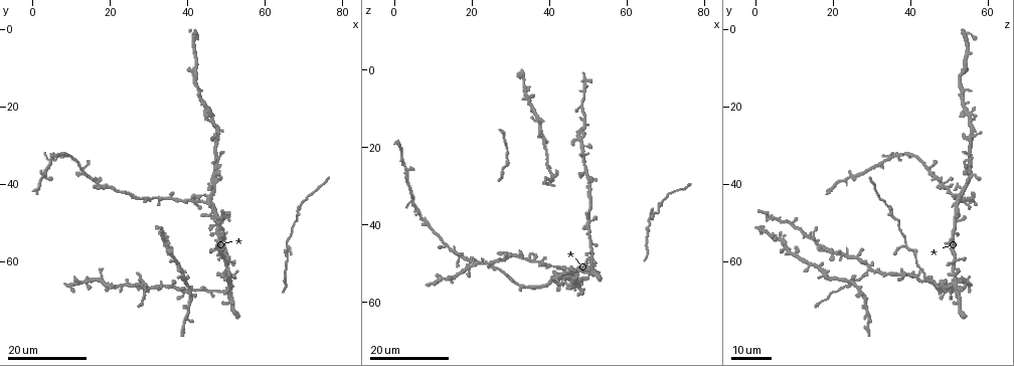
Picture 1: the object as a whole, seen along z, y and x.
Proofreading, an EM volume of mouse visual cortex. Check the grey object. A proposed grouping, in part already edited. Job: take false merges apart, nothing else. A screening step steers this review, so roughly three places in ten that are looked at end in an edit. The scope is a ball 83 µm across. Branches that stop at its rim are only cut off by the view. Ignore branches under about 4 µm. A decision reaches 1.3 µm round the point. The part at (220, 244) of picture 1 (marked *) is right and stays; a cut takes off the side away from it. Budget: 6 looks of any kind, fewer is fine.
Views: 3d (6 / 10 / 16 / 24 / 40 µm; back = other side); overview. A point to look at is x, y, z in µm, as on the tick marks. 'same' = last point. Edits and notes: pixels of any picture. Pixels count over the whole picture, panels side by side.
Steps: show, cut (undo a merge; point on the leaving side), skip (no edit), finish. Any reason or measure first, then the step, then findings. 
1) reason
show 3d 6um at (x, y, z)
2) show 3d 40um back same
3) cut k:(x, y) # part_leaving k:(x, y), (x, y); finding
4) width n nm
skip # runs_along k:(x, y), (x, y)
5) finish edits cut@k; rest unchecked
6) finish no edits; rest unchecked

show 3d 16um at (39.5, 66.0, 25.0)

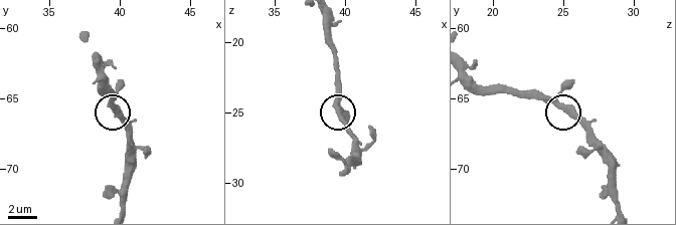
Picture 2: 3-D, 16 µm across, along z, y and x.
zoom in
show 3d 10um at (39.6, 65.6, 24.8)

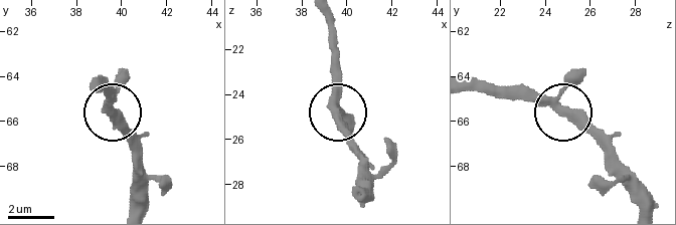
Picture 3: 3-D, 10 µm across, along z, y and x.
arms 3
skip # continuous, no second cell

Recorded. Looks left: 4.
four or more arms meet
show 3d 16um at (38.5, 64.0, 17.5)

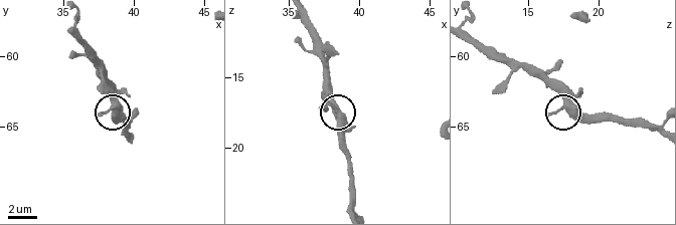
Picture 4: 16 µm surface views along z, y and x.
show 3d 10um at (38.6, 63.2, 17.8)

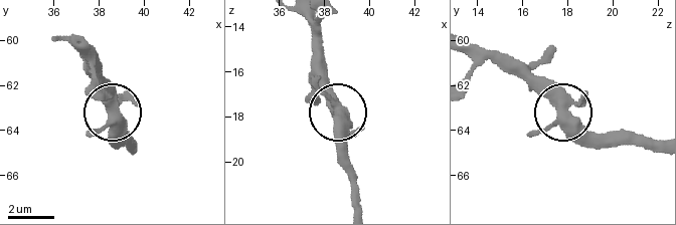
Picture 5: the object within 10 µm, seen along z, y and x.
skip # continuous, no second cell

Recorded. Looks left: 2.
sudden change in width
show 3d 24um at (69.0, 48.0, 35.5)

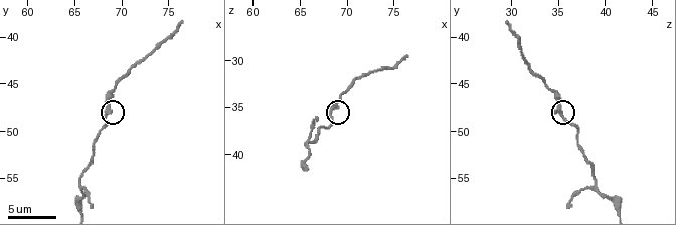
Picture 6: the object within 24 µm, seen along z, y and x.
show 3d 6um at (68.4, 47.6, 35.2)

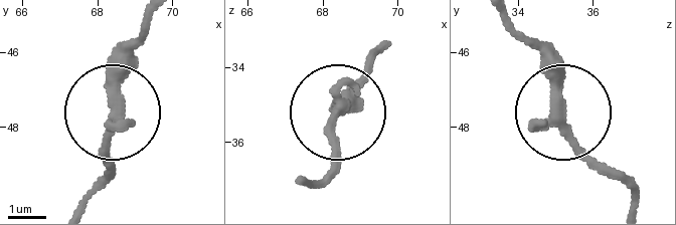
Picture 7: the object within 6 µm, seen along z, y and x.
arms 3
skip # one cell here

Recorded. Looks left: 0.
finish no edits; rest unchecked

